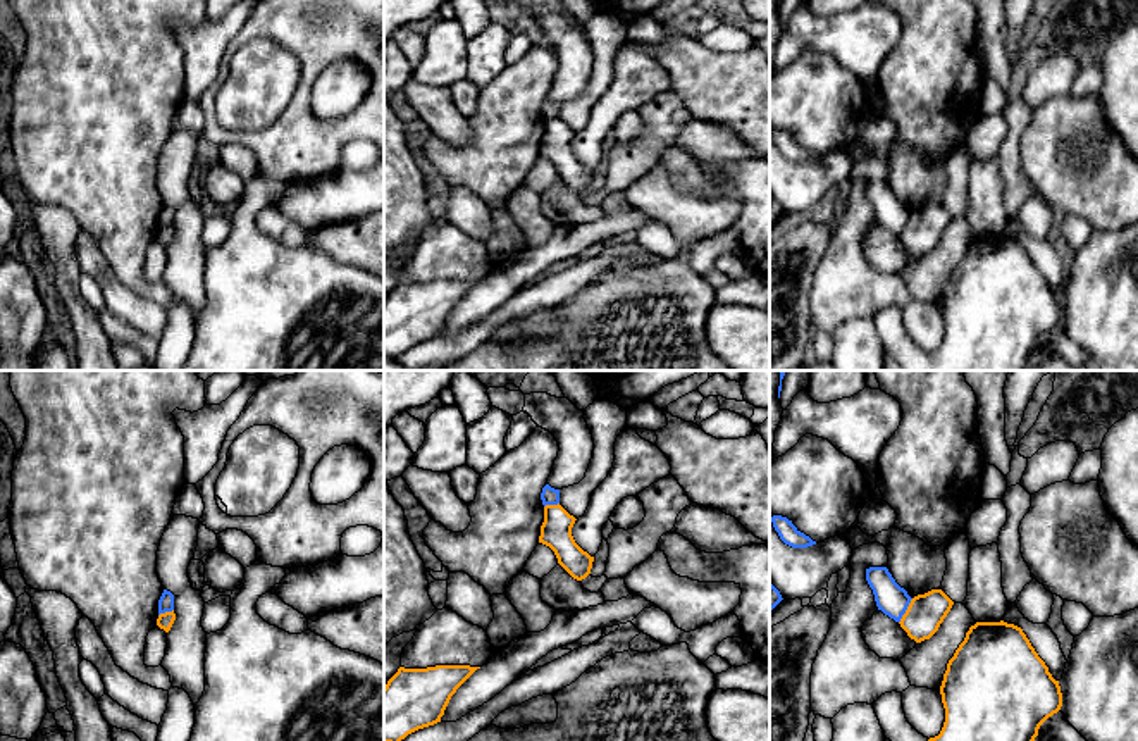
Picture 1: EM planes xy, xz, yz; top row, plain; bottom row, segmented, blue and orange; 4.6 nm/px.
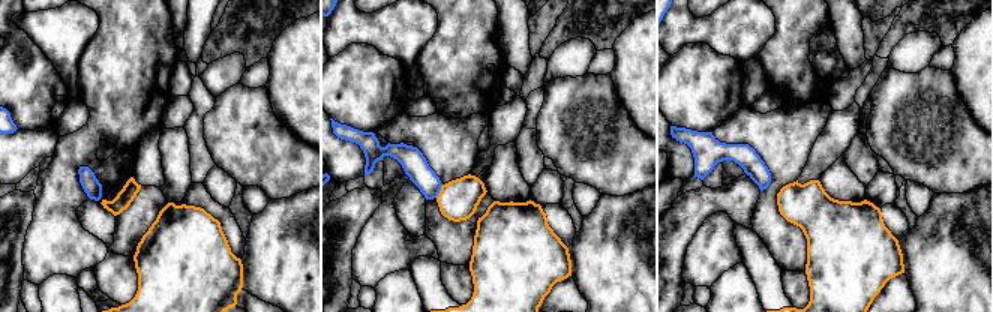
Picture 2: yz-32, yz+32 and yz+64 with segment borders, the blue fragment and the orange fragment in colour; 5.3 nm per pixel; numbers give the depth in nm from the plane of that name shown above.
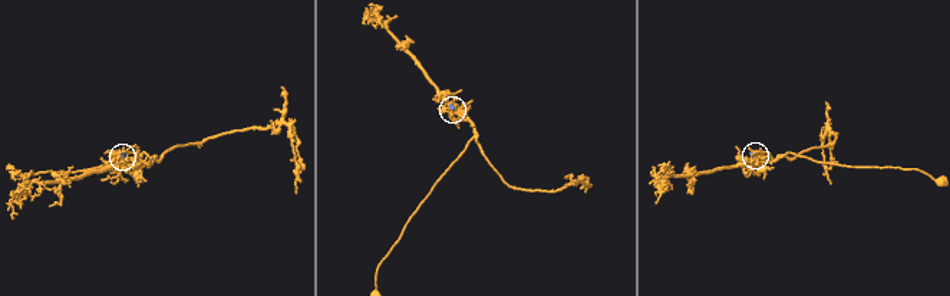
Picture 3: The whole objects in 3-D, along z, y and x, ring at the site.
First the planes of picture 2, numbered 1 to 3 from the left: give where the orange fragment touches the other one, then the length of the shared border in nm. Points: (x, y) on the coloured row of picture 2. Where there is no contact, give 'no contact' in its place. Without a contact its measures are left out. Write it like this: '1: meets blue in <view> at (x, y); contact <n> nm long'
1: no contact
2: meets blue in yz+32 at (440, 189); contact 80 nm long
3: no contact

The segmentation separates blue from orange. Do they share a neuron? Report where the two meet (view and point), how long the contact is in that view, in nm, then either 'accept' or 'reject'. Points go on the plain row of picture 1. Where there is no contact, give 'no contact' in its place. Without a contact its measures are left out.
meets blue in yz at (906, 223); contact 140 nm long; reject

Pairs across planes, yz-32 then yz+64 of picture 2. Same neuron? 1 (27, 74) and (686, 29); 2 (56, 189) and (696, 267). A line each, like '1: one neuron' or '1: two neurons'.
1: two neurons
2: one neuron

